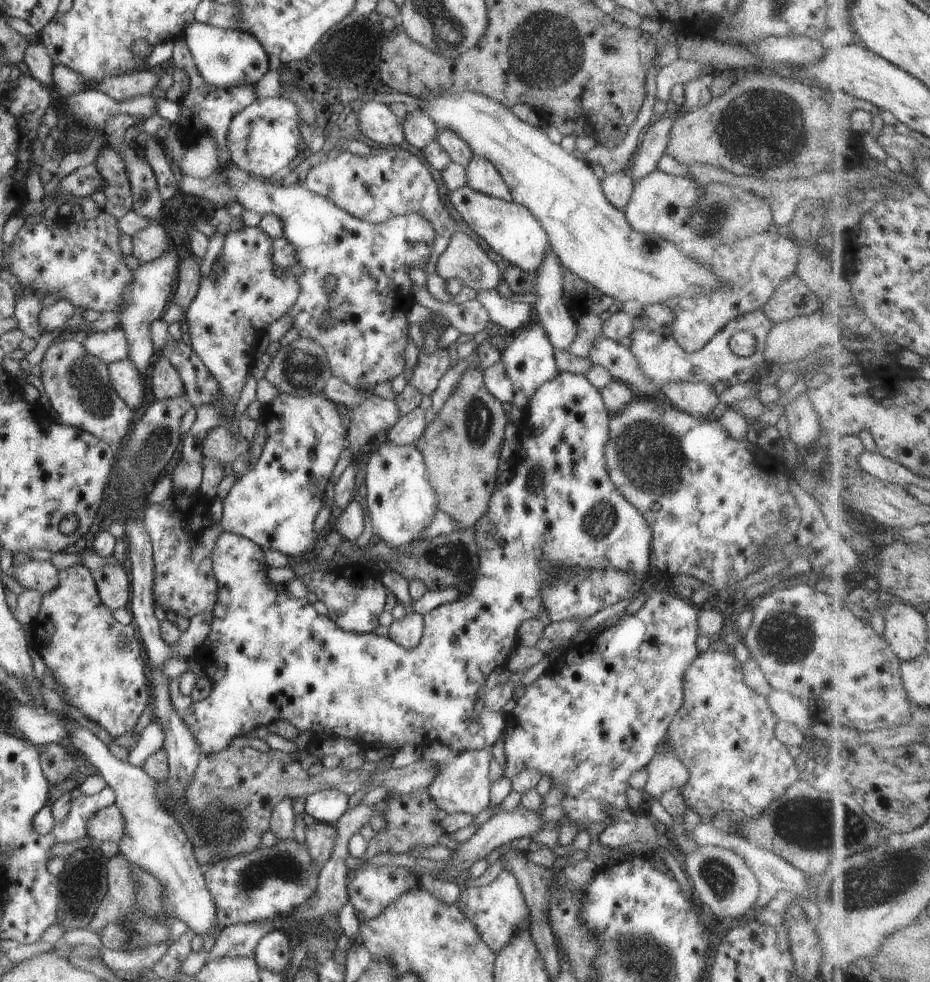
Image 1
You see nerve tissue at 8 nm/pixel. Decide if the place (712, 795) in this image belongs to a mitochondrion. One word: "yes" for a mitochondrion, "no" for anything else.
yes

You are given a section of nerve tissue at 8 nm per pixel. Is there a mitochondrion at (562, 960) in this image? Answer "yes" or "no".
no

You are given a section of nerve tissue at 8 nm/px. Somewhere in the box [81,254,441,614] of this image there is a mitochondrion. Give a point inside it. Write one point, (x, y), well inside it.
(156, 444)

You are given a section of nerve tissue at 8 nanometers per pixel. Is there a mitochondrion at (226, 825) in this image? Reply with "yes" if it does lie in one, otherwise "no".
yes

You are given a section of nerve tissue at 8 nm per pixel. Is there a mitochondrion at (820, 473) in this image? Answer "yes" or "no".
no

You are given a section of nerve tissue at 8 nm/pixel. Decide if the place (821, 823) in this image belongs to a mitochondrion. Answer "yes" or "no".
yes

